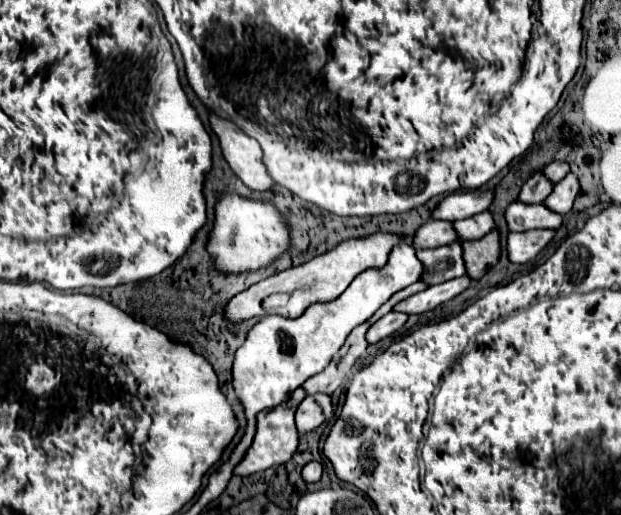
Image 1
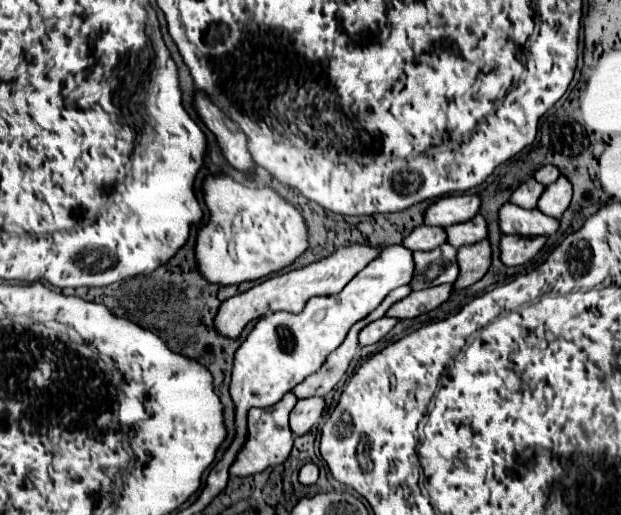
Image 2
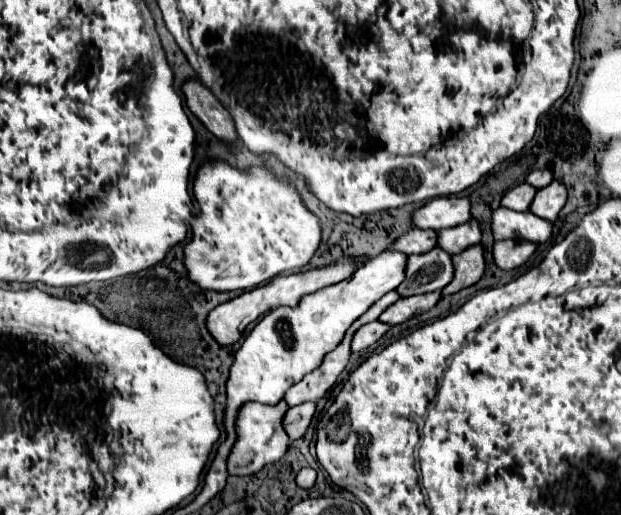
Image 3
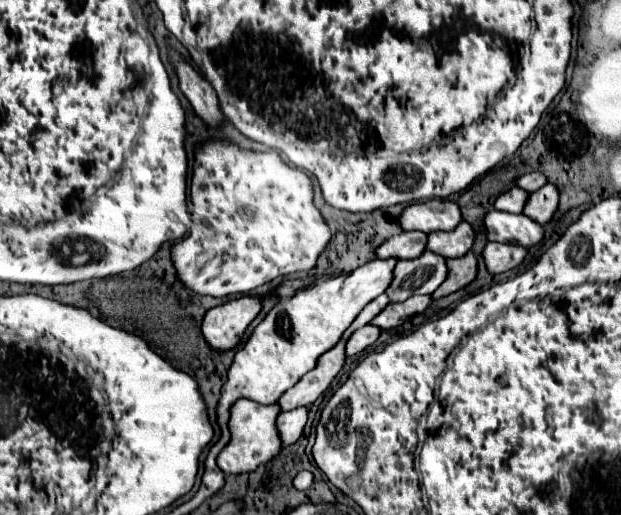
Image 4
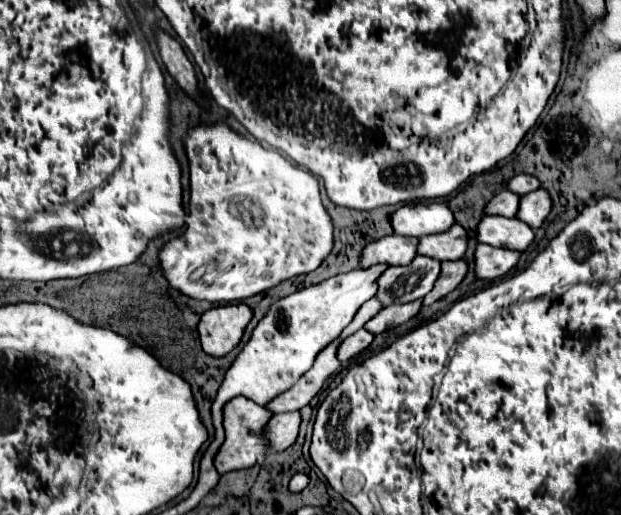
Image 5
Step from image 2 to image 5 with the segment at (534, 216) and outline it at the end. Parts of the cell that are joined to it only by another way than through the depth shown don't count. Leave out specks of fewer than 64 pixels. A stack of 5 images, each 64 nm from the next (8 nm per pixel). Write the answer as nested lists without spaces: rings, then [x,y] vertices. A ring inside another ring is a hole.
[[[484,216],[484,220],[480,220],[480,224],[476,226],[476,240],[496,248],[524,252],[534,240],[534,232],[518,218]]]

